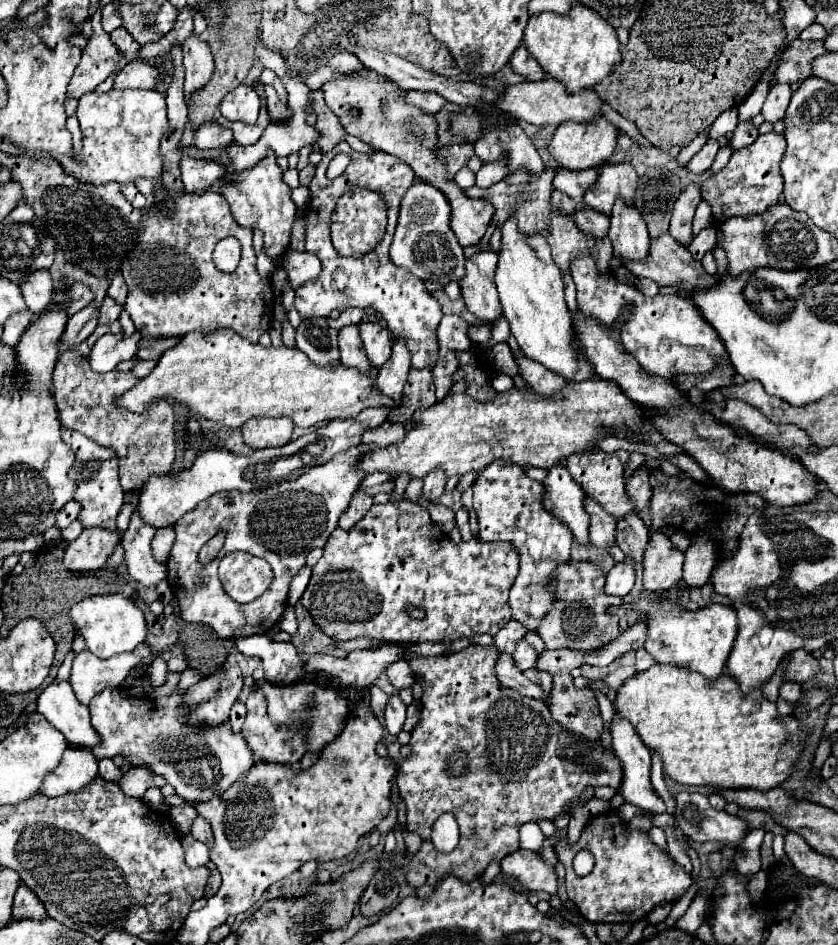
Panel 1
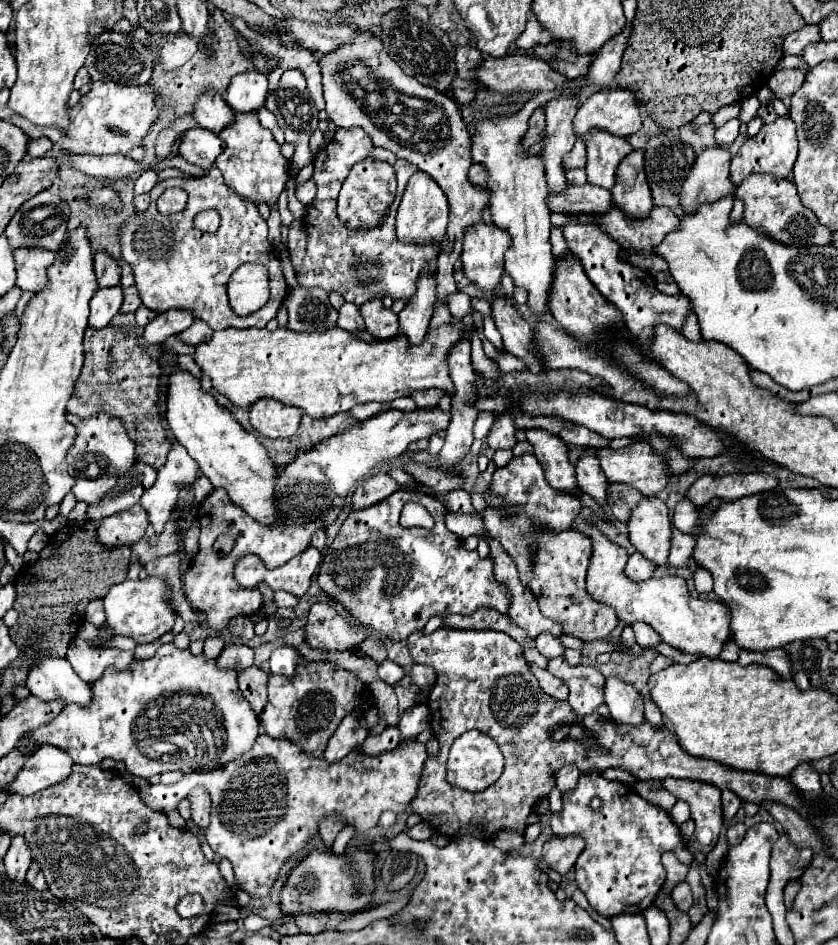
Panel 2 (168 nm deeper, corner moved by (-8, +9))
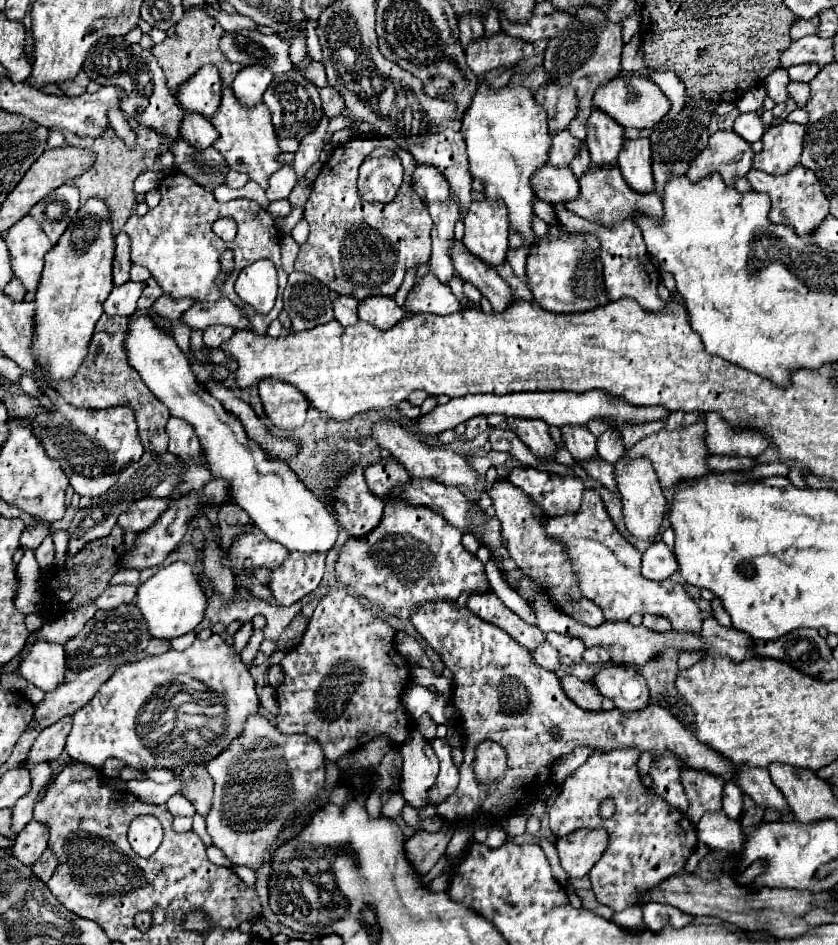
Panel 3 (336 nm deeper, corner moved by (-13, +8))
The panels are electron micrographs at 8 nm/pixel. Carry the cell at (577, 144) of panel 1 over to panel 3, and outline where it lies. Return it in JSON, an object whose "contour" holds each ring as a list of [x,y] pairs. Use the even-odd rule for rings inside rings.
{"contour":[[[614,78],[606,86],[600,86],[592,98],[592,108],[614,118],[622,128],[652,128],[668,110],[670,100],[662,90],[646,78]]]}

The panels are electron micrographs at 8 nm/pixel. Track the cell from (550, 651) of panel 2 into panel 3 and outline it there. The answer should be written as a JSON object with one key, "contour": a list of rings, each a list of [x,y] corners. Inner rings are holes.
{"contour":[[[548,632],[546,634],[548,644],[552,644],[562,656],[572,658],[576,664],[582,662],[582,654],[584,654],[584,644],[578,638],[568,638],[564,634],[556,634],[556,632]]]}

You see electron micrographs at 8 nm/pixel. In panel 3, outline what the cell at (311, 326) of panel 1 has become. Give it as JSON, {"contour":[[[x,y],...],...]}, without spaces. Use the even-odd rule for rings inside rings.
{"contour":[[[292,272],[284,290],[284,310],[292,320],[292,330],[310,330],[334,320],[330,290],[320,280],[304,272]]]}

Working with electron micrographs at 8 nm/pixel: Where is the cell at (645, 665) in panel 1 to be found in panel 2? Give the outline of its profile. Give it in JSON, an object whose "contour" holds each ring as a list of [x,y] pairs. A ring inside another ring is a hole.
{"contour":[[[643,621],[641,623],[635,623],[633,625],[633,631],[635,631],[635,639],[637,639],[639,645],[651,647],[651,645],[657,645],[661,641],[659,633],[655,633],[655,629],[649,629],[649,625],[643,623]]]}

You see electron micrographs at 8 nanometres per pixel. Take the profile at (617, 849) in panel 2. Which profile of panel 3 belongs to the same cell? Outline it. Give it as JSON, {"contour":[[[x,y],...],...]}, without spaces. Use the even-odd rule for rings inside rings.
{"contour":[[[594,750],[586,764],[566,778],[556,802],[548,810],[550,830],[556,838],[580,828],[604,828],[608,832],[608,846],[588,876],[596,900],[614,912],[640,904],[648,890],[678,874],[698,842],[696,828],[686,814],[666,800],[656,798],[656,794],[642,784],[636,768],[638,756],[638,750],[614,750],[608,754]],[[604,798],[614,798],[616,804],[616,812],[610,820],[598,814],[600,800]]]}

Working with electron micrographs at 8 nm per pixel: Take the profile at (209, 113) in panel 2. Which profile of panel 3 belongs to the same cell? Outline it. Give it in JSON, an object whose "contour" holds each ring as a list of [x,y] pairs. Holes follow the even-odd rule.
{"contour":[[[204,66],[180,90],[180,104],[188,112],[212,118],[222,102],[222,80],[216,66]]]}

